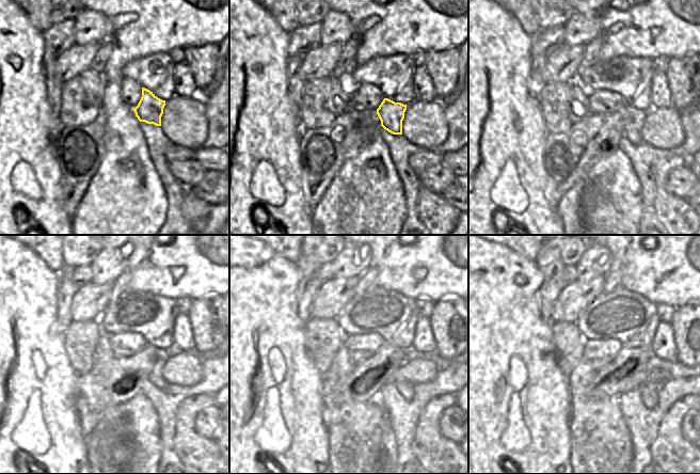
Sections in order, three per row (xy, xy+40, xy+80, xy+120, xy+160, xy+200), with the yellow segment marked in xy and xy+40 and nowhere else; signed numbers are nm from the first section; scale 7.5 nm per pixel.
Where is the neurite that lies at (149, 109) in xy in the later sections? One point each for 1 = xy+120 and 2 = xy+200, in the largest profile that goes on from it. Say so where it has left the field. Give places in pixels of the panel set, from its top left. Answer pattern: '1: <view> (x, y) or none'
1: xy+120 (156, 376)
2: xy+200 (650, 398)

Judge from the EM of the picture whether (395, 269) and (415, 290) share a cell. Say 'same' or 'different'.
same

